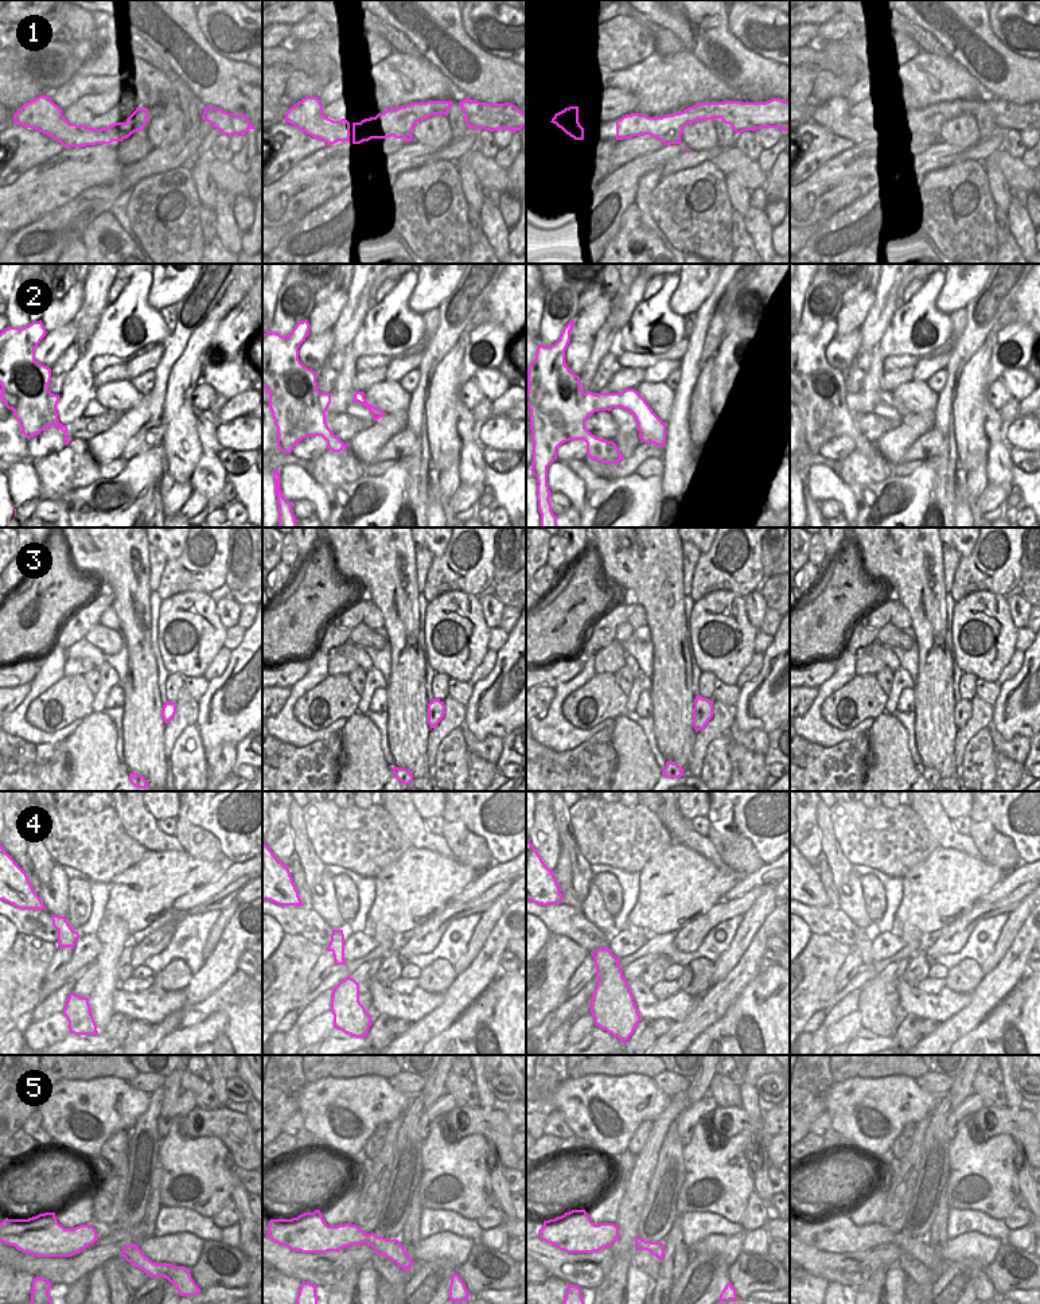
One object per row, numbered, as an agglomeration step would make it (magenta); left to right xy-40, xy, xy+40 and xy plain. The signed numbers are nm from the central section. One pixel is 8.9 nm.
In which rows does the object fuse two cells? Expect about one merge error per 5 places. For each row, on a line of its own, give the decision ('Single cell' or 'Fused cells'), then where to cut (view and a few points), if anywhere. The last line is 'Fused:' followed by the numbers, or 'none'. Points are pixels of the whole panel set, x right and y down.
1: Single cell. No split
2: Single cell. No split
3: Single cell. No split
4: Single cell. No split
5: Single cell. No split
Fused: none

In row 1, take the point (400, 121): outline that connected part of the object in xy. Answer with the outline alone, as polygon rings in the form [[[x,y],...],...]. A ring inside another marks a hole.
[[[452,101],[413,102],[400,108],[386,109],[375,117],[352,122],[352,144],[361,144],[371,139],[404,139],[412,140],[414,125],[433,114],[445,114]]]

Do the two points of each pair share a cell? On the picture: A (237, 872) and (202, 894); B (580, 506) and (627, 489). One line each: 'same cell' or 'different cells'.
A: same cell
B: different cells

